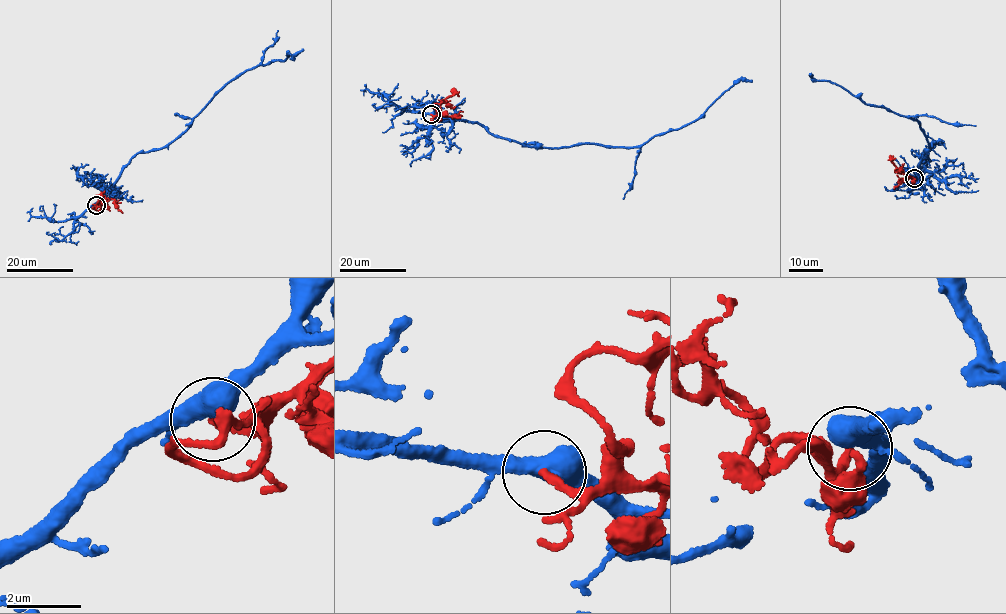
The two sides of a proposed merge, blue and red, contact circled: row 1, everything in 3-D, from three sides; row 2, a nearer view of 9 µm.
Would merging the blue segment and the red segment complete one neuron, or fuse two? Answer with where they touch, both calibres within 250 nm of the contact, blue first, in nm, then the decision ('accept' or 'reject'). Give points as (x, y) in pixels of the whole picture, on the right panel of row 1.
place (914, 178); calibres 550 and 190 nm; reject

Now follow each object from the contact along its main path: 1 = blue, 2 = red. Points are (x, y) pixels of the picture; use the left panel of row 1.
1: (95, 205), (130, 159), (185, 130), (214, 93), (302, 49)
2: (96, 206), (100, 205), (100, 209), (92, 208), (104, 191)

